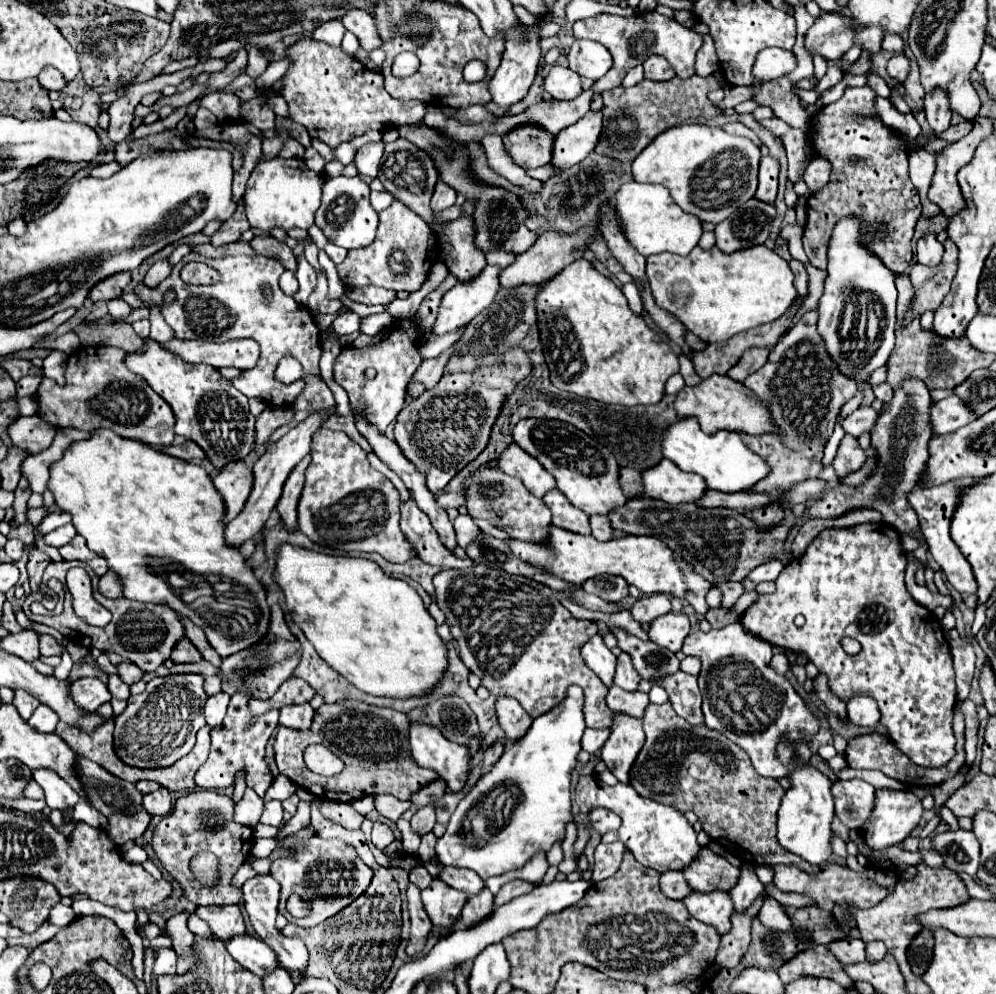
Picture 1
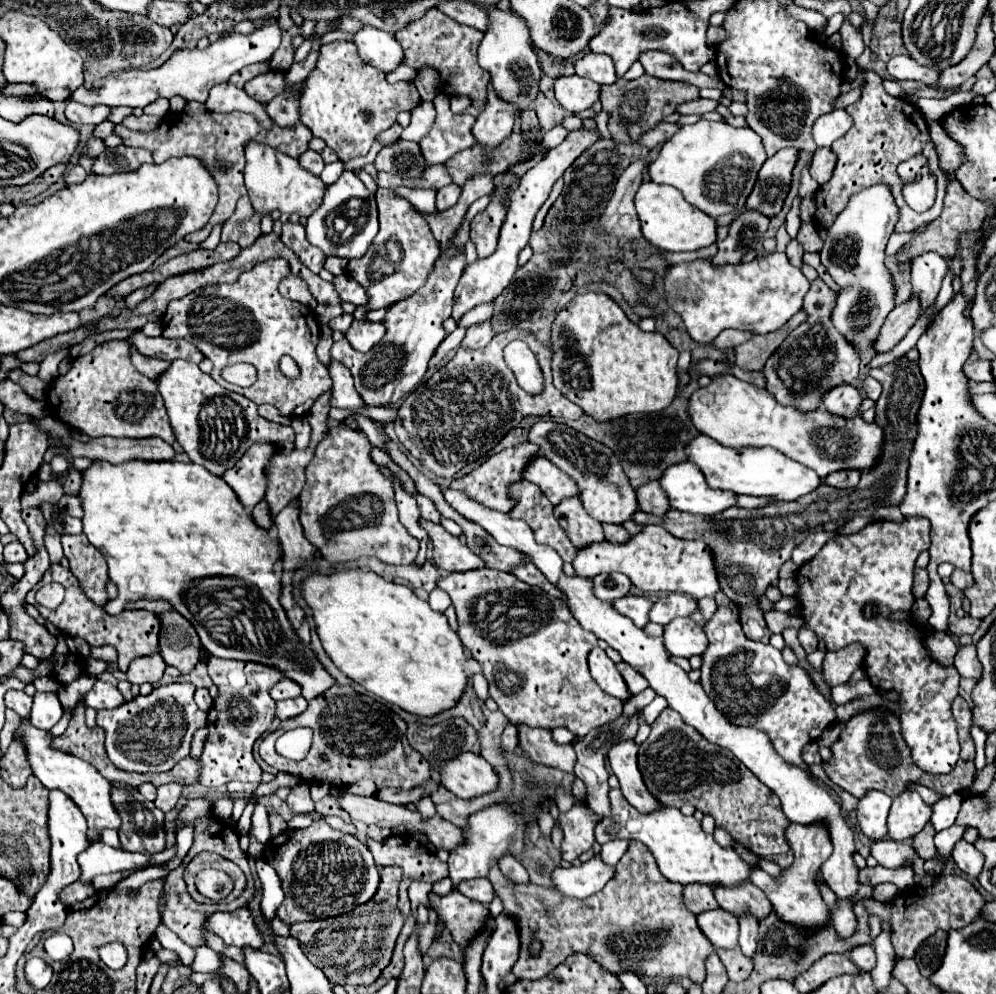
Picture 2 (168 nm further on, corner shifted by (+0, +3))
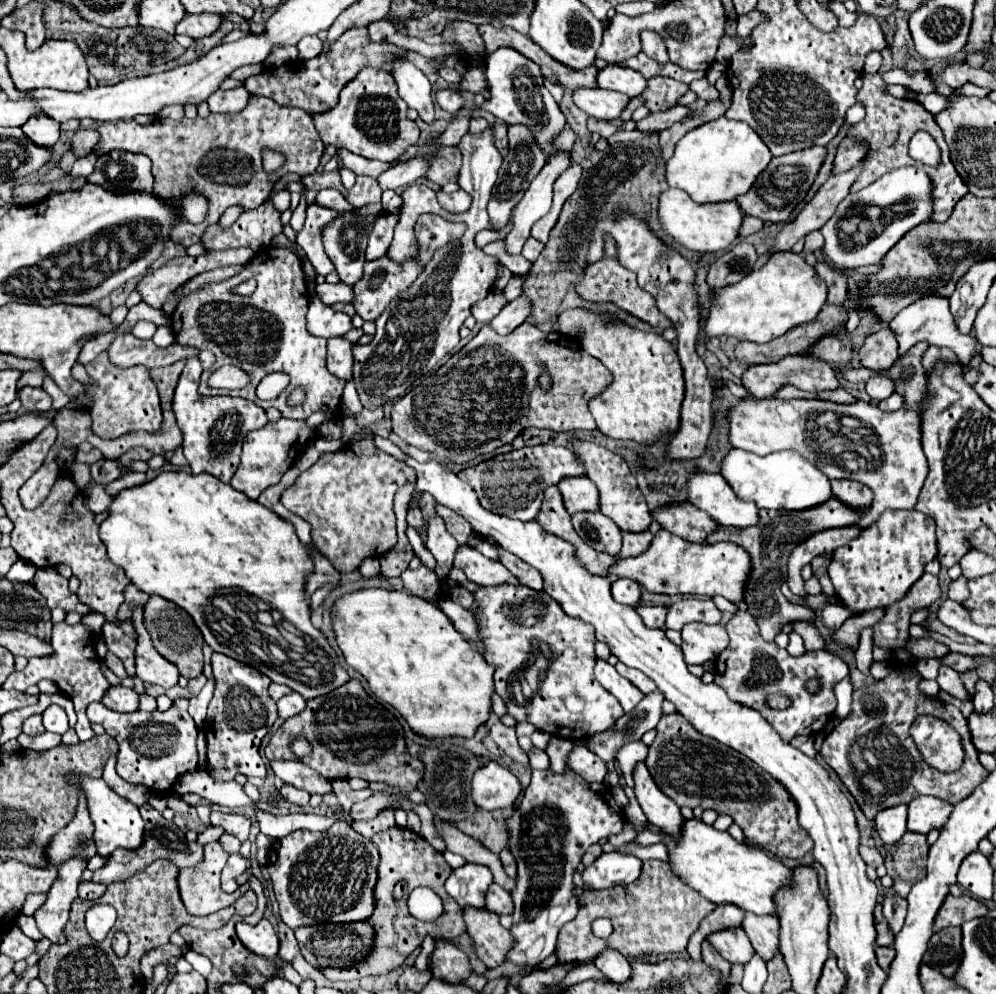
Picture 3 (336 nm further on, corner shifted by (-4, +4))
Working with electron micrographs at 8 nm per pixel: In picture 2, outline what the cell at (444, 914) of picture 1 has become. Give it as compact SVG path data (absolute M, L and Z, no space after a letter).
M451 890L445 896L429 892L429 904L461 948L465 948L471 936L475 936L483 928L489 916L487 906L469 900L457 890Z

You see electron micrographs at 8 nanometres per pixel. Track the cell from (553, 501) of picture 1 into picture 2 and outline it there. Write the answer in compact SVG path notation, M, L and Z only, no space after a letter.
M569 498L569 500L561 500L561 504L555 506L555 518L559 520L561 528L567 532L569 540L577 546L583 548L591 542L601 542L603 540L603 530L601 530L601 522L597 522L595 518L591 518L579 498Z

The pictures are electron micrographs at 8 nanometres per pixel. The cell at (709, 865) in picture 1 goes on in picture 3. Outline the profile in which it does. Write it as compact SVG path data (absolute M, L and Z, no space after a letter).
M747 913L743 919L743 929L751 939L757 955L767 963L779 953L779 919L777 917L757 917Z

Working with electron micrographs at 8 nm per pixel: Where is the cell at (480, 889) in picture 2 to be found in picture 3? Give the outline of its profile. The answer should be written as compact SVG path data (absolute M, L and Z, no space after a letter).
M493 883L487 891L487 911L493 911L497 915L511 915L513 913L511 893Z

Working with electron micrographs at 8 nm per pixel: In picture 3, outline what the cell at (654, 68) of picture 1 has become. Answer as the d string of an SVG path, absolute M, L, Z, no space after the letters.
M641 33L641 51L645 55L649 55L651 59L659 61L659 63L665 63L669 61L669 55L667 55L667 47L663 43L663 39L657 35L657 33Z

